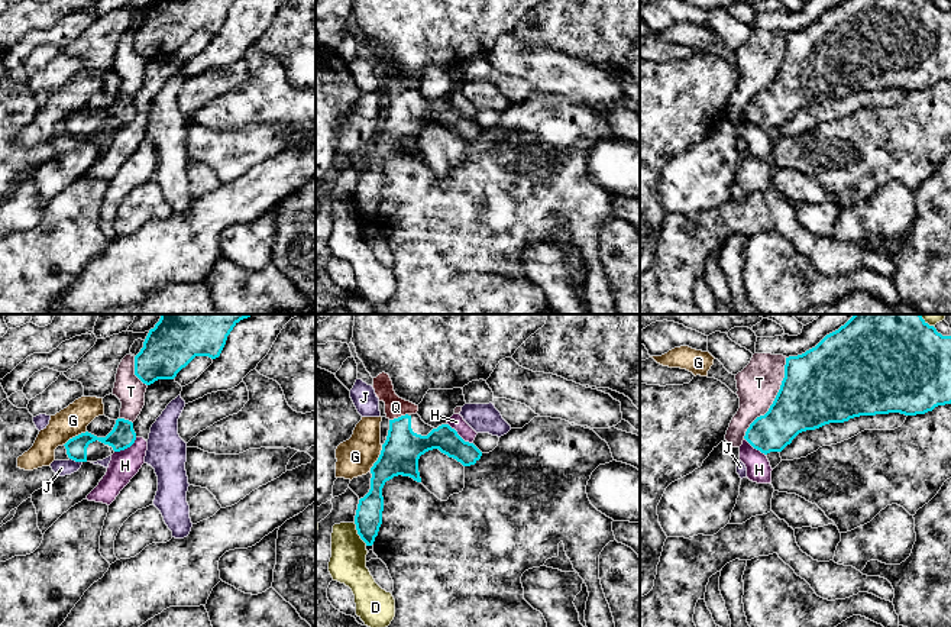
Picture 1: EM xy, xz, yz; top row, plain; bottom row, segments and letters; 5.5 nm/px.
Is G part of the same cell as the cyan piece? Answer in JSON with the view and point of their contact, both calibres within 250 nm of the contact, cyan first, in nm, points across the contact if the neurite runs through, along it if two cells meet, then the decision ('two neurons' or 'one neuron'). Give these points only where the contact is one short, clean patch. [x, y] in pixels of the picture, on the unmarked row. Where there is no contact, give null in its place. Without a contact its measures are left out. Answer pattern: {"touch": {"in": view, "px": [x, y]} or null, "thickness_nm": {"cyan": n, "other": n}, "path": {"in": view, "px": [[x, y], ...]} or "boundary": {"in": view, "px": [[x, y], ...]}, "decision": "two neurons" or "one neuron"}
{"touch": {"in": "xz", "px": [378, 133]}, "thickness_nm": {"cyan": 220, "other": 200}, "boundary": {"in": "xz", "px": [[382, 120], [378, 135], [369, 145]]}, "decision": "two neurons"}

